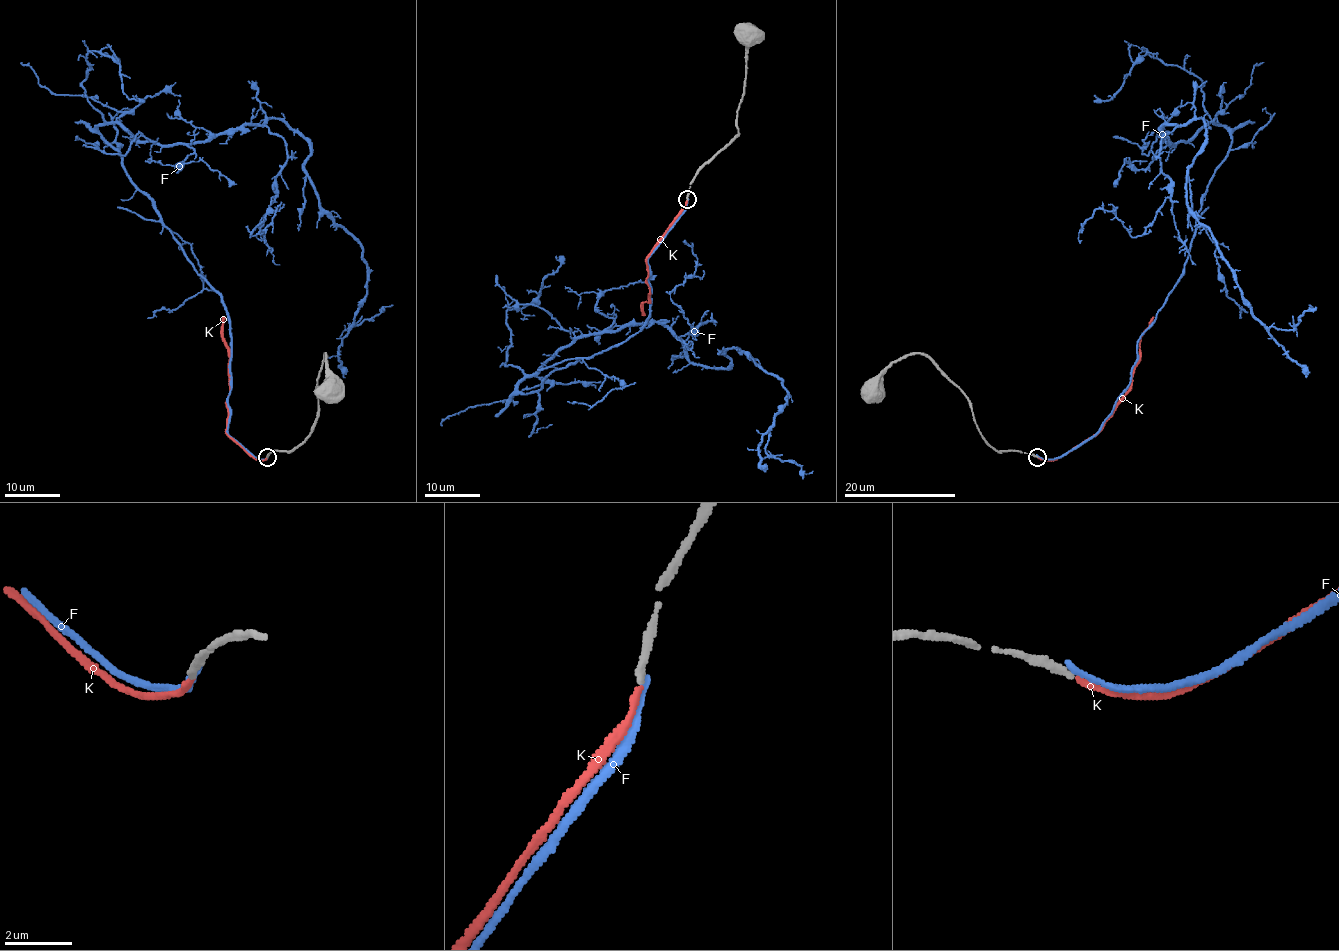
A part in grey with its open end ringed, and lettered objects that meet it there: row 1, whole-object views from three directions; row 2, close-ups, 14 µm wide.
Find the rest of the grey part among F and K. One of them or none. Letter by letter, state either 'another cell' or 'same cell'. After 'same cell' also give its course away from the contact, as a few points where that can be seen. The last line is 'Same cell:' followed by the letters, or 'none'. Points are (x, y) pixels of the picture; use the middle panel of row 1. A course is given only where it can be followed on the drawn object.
F: another cell
K: same cell; it runs (688, 200), (685, 208), (646, 258), (650, 301), (645, 301), (642, 311), (645, 315)
Same cell: K

